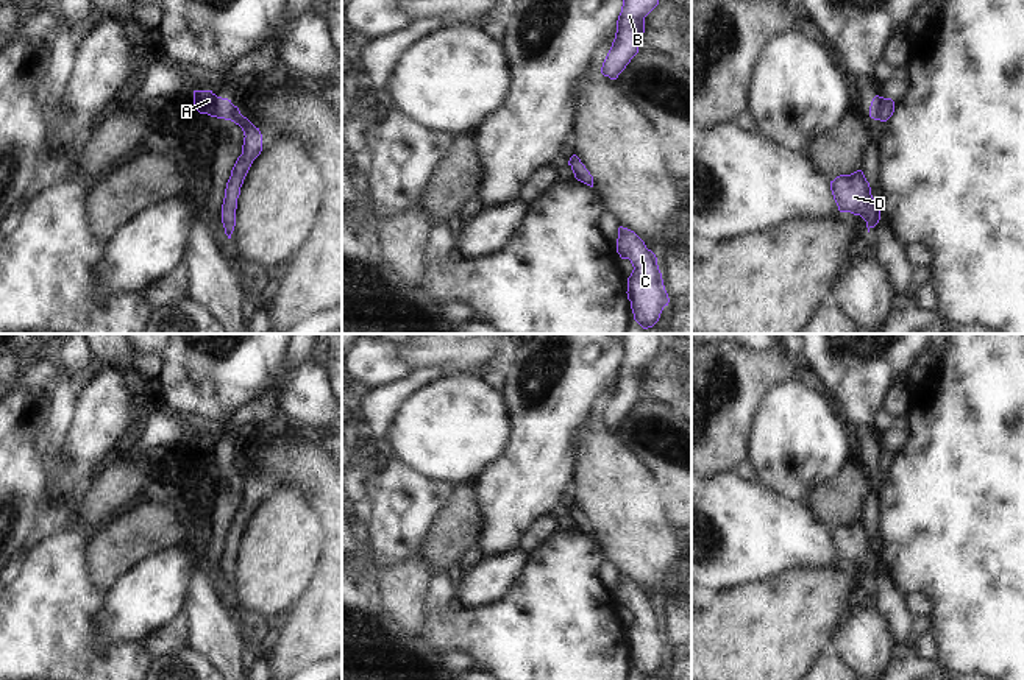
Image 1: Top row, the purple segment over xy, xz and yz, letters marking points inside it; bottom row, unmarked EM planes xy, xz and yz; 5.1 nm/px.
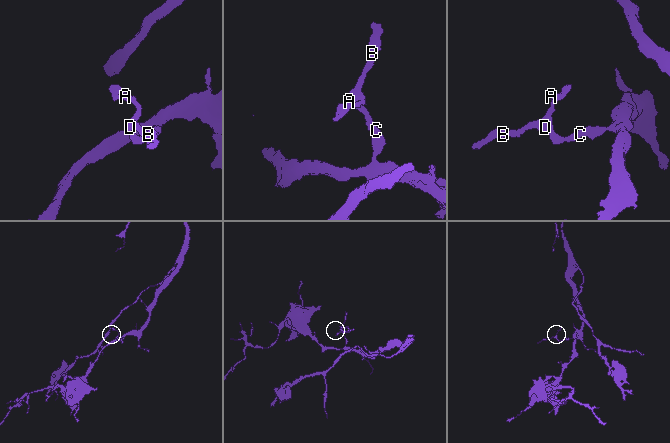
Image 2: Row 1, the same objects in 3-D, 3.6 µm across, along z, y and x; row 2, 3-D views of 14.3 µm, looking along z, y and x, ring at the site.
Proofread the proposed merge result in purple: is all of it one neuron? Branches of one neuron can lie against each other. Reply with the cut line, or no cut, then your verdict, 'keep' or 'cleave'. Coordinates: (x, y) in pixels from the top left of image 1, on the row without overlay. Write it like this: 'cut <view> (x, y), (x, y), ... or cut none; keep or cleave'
cut none; keep

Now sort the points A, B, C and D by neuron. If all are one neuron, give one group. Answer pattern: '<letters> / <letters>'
A B C D

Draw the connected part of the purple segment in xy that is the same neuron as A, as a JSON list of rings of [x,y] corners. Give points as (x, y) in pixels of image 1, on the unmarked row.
[[[194,440],[194,457],[200,463],[208,463],[211,466],[231,469],[239,474],[244,480],[242,504],[237,507],[231,526],[226,532],[225,547],[222,554],[222,572],[225,583],[231,588],[236,576],[236,558],[237,547],[240,544],[240,537],[244,529],[253,513],[253,510],[262,501],[262,483],[247,466],[244,466],[237,455],[228,448],[217,446],[212,440]]]

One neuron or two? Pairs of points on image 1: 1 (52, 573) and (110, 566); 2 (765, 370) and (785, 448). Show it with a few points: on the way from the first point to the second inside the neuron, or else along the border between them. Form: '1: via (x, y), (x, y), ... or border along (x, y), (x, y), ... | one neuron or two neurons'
1: border along (88, 541), (88, 570), (105, 591) | two neurons
2: border along (795, 373), (770, 390), (753, 423) | two neurons

